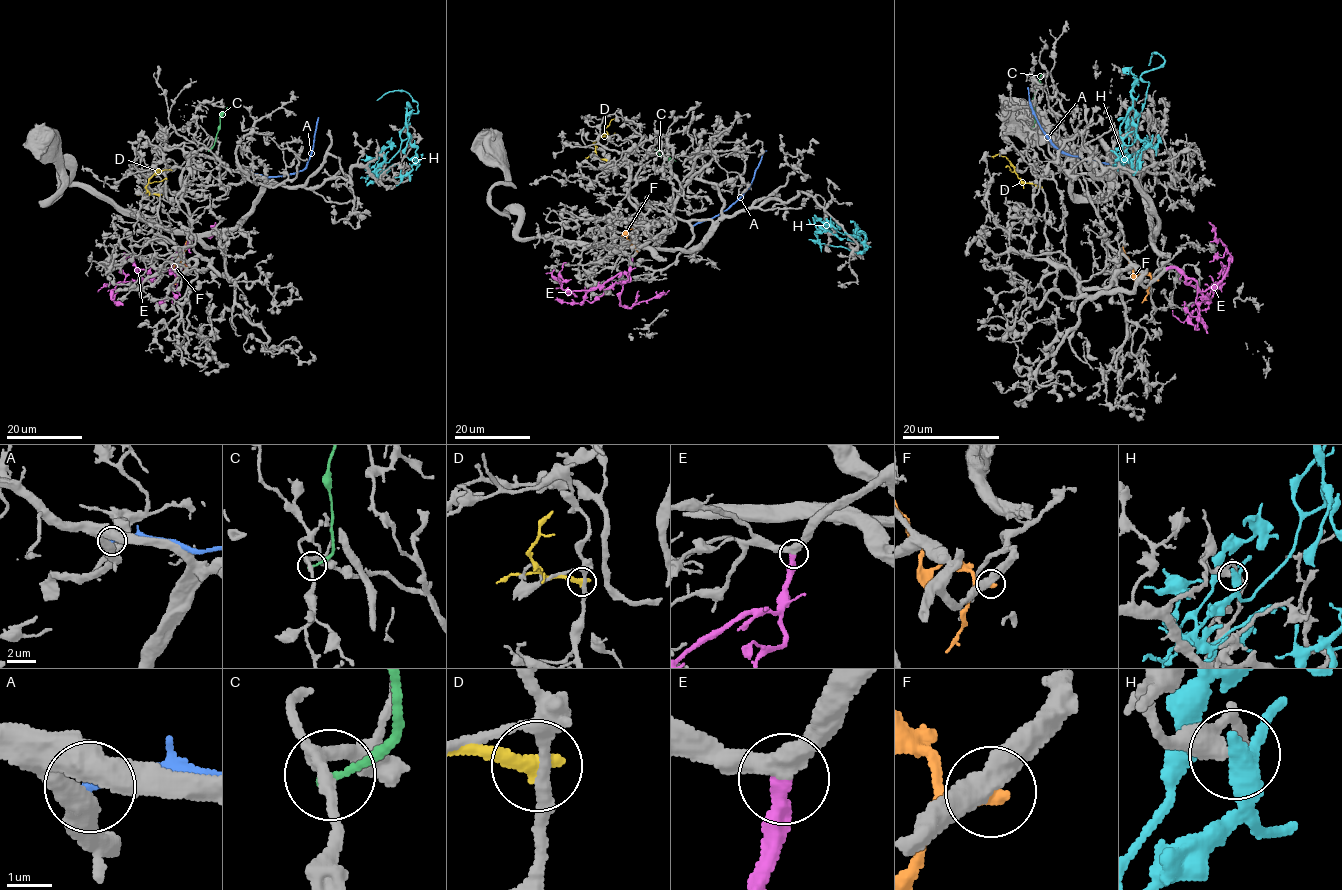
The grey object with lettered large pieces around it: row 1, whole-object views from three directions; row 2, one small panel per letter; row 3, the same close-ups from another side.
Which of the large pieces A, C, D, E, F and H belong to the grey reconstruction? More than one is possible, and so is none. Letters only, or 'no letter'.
E

